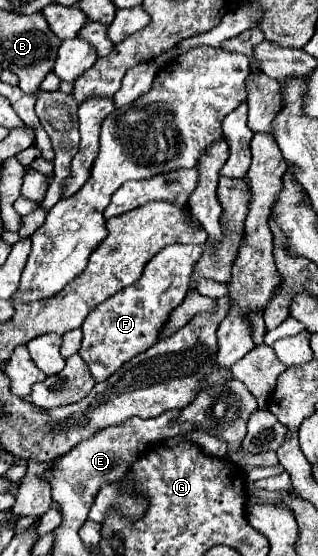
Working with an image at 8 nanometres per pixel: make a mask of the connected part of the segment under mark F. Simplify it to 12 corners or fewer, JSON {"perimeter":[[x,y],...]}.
{"perimeter":[[200,245],[164,247],[82,323],[80,357],[106,381],[158,341]]}

